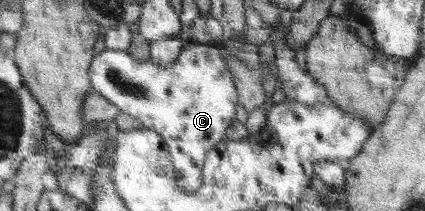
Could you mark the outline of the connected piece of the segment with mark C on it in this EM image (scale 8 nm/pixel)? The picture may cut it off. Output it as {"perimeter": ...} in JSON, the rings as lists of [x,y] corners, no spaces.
{"perimeter":[[[188,44],[170,66],[161,66],[148,60],[137,60],[128,50],[107,48],[96,55],[90,67],[91,86],[102,97],[118,107],[121,112],[135,117],[144,128],[159,132],[171,152],[171,162],[180,175],[180,187],[198,189],[203,181],[202,168],[206,153],[226,137],[226,129],[232,125],[239,95],[231,71],[226,69],[227,59],[210,51],[208,45]]]}

